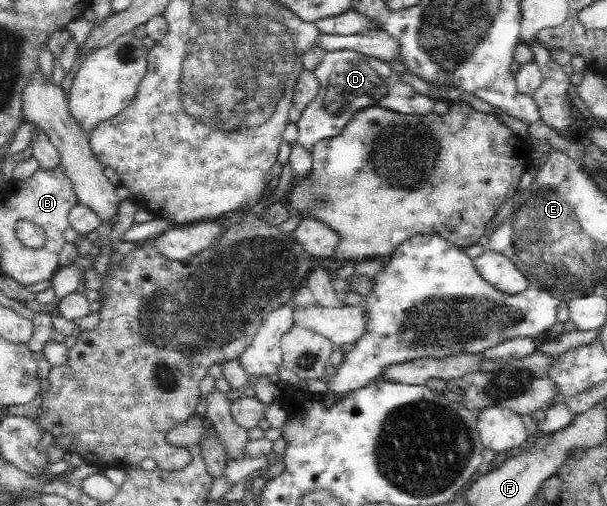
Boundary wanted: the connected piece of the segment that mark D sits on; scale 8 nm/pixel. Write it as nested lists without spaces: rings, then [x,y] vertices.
[[[354,50],[326,51],[323,60],[312,73],[319,81],[319,92],[296,122],[298,135],[295,144],[306,152],[312,152],[312,146],[321,139],[341,134],[355,113],[371,106],[380,106],[392,112],[412,116],[423,116],[433,112],[435,100],[418,93],[411,85],[404,83],[398,75],[399,68],[387,61],[365,56]]]

